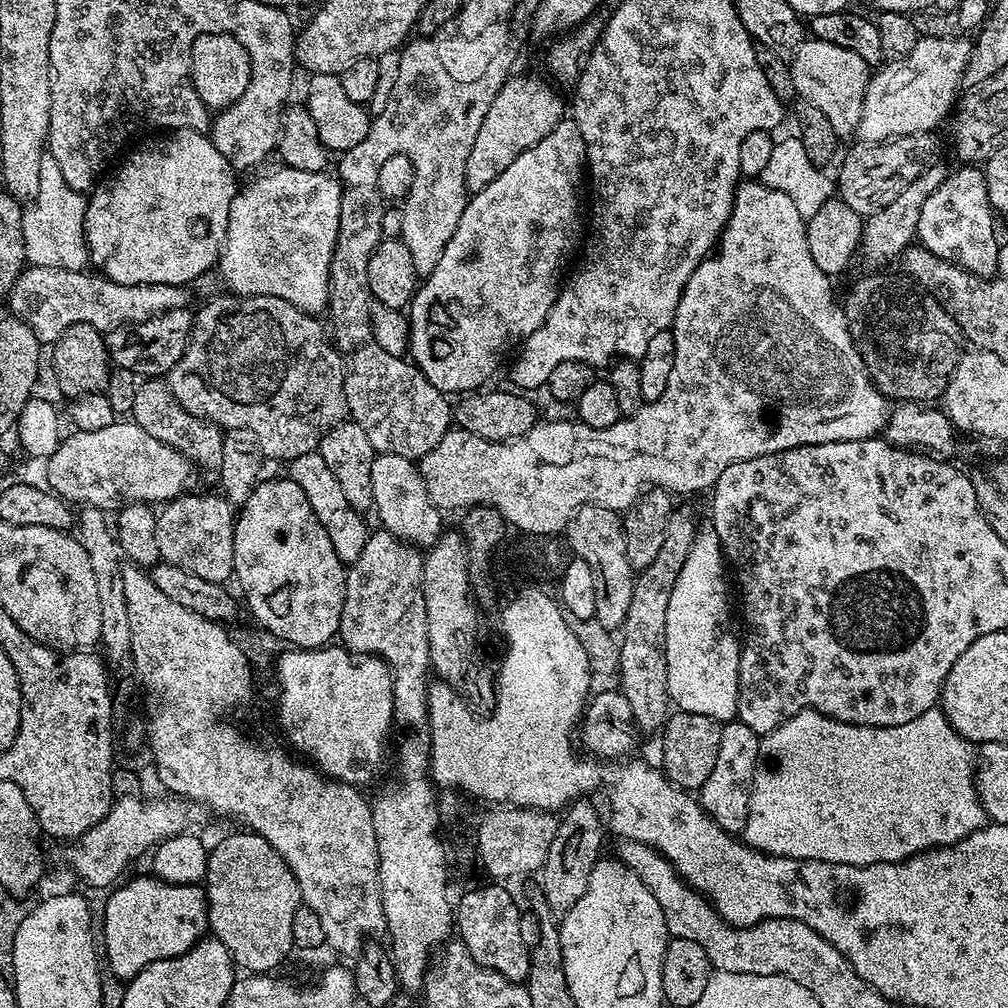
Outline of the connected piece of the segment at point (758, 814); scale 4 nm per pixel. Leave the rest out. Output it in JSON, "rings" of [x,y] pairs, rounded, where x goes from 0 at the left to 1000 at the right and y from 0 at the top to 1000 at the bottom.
{"rings":[[[932,701],[919,704],[919,708],[911,708],[907,716],[895,716],[895,720],[851,720],[824,714],[814,706],[793,706],[781,711],[767,726],[761,726],[754,735],[755,757],[746,774],[746,791],[744,804],[740,812],[740,819],[736,826],[737,836],[751,841],[753,845],[761,845],[768,849],[786,849],[789,853],[818,853],[824,857],[842,857],[843,859],[859,859],[860,857],[887,857],[891,853],[901,853],[912,845],[920,845],[922,841],[937,841],[939,837],[949,837],[954,831],[976,820],[978,811],[976,801],[968,787],[968,760],[966,742],[959,734],[955,734],[944,723],[942,716],[937,711]]]}

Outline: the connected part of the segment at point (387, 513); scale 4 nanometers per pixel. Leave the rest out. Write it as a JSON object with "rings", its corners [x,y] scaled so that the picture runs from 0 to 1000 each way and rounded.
{"rings":[[[376,449],[369,458],[369,504],[378,516],[380,527],[391,530],[396,536],[412,542],[417,546],[424,546],[432,540],[438,531],[437,524],[438,505],[427,494],[423,486],[422,476],[414,459],[393,450]]]}

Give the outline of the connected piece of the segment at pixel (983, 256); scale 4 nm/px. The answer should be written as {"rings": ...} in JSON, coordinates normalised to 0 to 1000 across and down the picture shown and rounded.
{"rings":[[[952,165],[949,171],[941,170],[935,185],[919,196],[915,213],[911,216],[909,238],[912,245],[923,248],[923,252],[949,262],[967,274],[984,276],[988,274],[993,243],[993,239],[988,238],[987,216],[984,201],[978,192],[975,170],[968,165]]]}

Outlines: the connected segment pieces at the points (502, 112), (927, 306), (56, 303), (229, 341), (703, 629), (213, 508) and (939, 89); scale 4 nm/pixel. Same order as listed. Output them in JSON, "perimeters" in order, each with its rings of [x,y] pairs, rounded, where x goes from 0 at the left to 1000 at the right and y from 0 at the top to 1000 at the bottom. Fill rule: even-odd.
{"perimeters":[[[[509,74],[500,82],[498,89],[486,101],[486,109],[482,109],[482,117],[478,117],[478,125],[474,129],[474,137],[470,137],[470,145],[462,157],[462,181],[465,191],[477,190],[514,153],[526,149],[550,125],[554,125],[556,119],[561,118],[562,103],[556,100],[556,95],[547,87],[549,84],[543,78],[535,79],[532,75]]],[[[877,272],[857,273],[861,274],[855,275],[842,288],[838,298],[836,295],[835,305],[845,340],[852,347],[870,387],[889,399],[925,399],[928,393],[929,396],[936,394],[954,352],[954,330],[948,316],[930,295],[900,277],[888,278],[885,274],[873,274]]],[[[25,265],[20,275],[14,280],[12,291],[8,293],[7,309],[15,316],[30,323],[34,331],[39,335],[41,342],[51,343],[69,323],[74,321],[88,321],[100,327],[110,327],[128,321],[140,321],[142,317],[153,315],[162,310],[188,305],[188,287],[181,282],[134,282],[125,284],[112,278],[108,278],[102,272],[90,274],[90,269],[62,268],[61,266],[34,266]]],[[[221,292],[214,294],[207,302],[202,302],[192,310],[190,318],[190,334],[187,337],[187,346],[183,354],[173,362],[169,370],[169,384],[173,395],[188,411],[197,413],[200,417],[216,422],[219,427],[233,427],[235,429],[248,429],[254,437],[258,448],[267,457],[282,456],[289,458],[300,450],[308,450],[317,443],[317,437],[324,429],[346,416],[345,400],[343,399],[343,383],[341,382],[341,356],[333,346],[332,340],[327,336],[326,330],[316,321],[313,313],[296,308],[288,299],[275,294],[232,294]]],[[[704,522],[693,525],[685,542],[685,550],[681,550],[681,558],[677,558],[677,563],[673,565],[673,573],[669,577],[669,585],[665,589],[665,601],[661,601],[661,661],[663,662],[663,689],[666,697],[676,706],[685,708],[700,708],[704,712],[721,716],[730,710],[730,693],[732,692],[732,681],[734,680],[734,641],[735,636],[726,628],[726,607],[722,604],[722,575],[718,572],[720,564],[720,553],[714,544],[714,535],[710,527]]],[[[184,490],[168,496],[155,514],[159,555],[164,560],[184,563],[196,573],[222,579],[232,568],[232,504],[221,491],[190,492]]],[[[916,37],[910,39],[903,54],[878,63],[870,70],[874,71],[870,75],[868,72],[861,80],[851,128],[852,138],[863,143],[874,143],[876,139],[892,135],[924,132],[924,127],[931,126],[937,118],[939,120],[949,102],[948,90],[953,90],[964,46],[965,41],[960,38]]]]}

